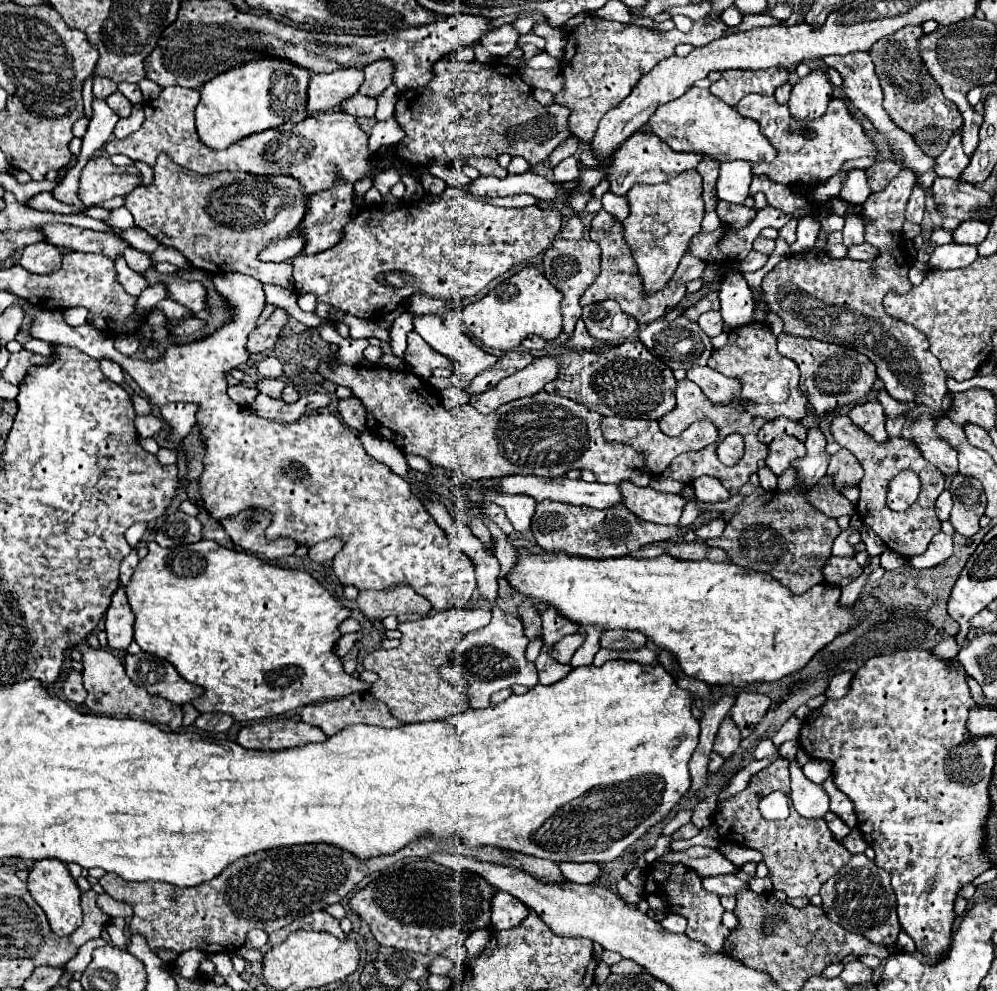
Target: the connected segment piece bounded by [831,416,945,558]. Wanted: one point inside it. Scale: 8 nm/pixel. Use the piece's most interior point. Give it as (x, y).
(908, 533)

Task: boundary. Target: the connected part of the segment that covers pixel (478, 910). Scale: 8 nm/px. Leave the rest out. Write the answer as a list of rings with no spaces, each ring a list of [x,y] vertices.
[[[421,858],[369,882],[349,900],[349,906],[371,928],[379,944],[437,956],[451,944],[465,944],[473,930],[489,926],[495,892],[475,872],[457,872]]]

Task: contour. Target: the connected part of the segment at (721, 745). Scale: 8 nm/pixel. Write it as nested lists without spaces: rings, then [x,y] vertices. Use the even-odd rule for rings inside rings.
[[[731,718],[723,720],[721,726],[719,726],[719,732],[717,732],[717,736],[715,736],[713,750],[715,750],[719,756],[723,756],[725,760],[729,760],[729,758],[735,754],[739,742],[741,742],[741,736],[739,736],[739,730],[737,730],[735,722],[733,722]]]

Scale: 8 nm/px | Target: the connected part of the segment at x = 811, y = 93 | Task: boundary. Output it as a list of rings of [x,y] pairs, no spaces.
[[[813,70],[809,76],[801,78],[787,102],[791,116],[797,120],[815,120],[825,114],[829,100],[833,98],[833,86],[823,70]]]

